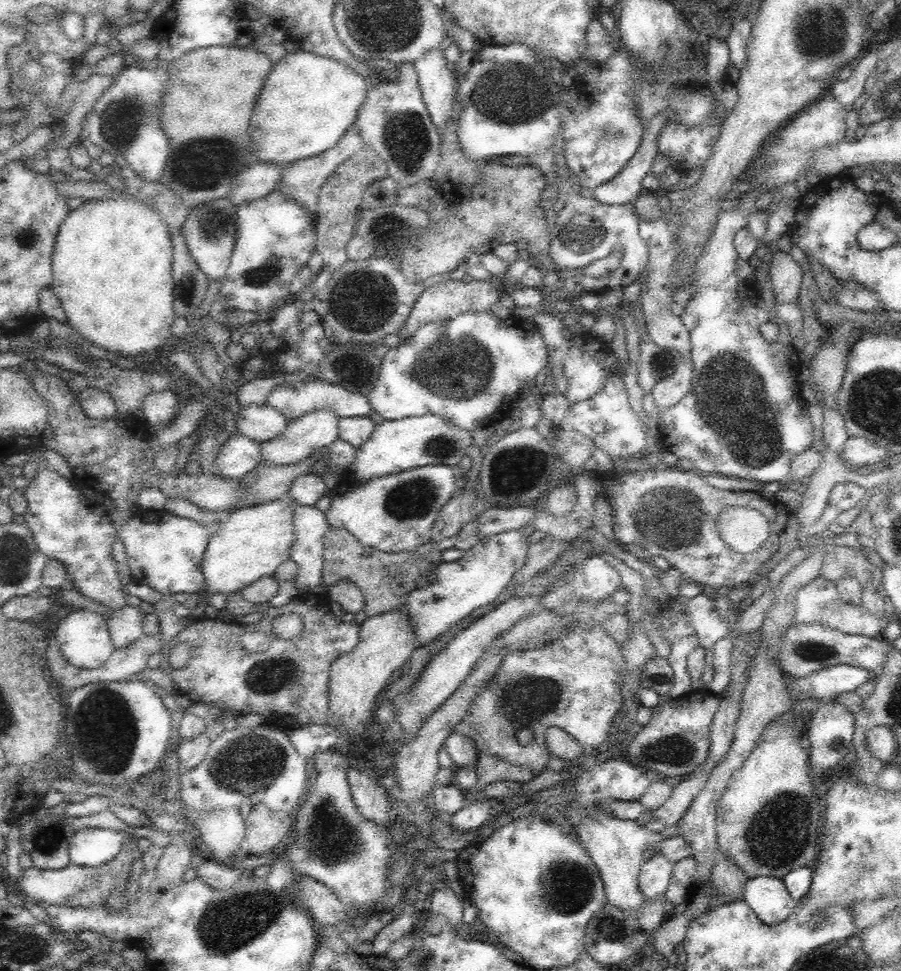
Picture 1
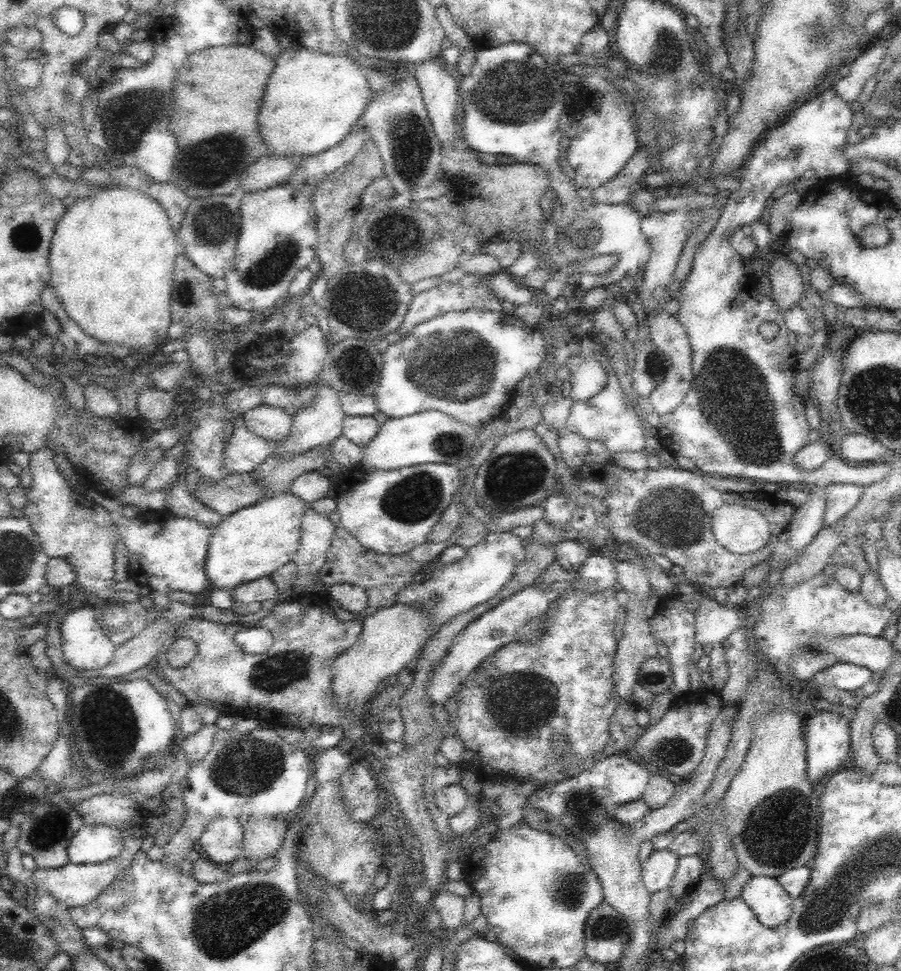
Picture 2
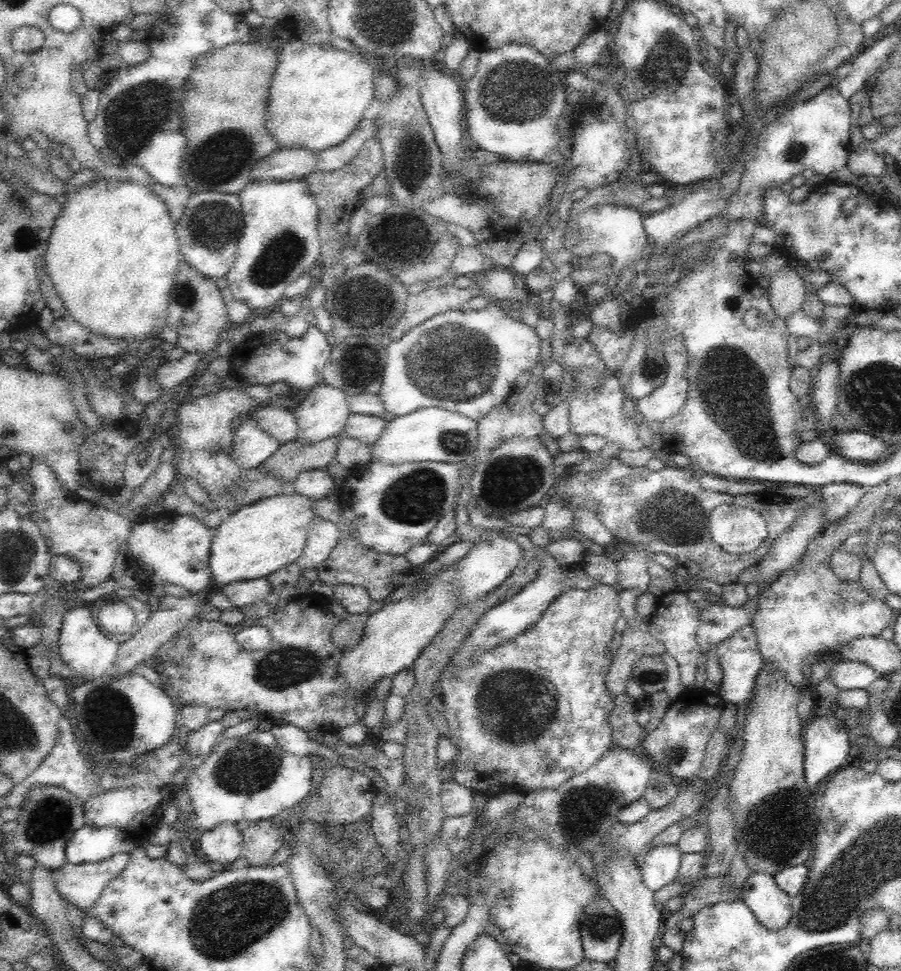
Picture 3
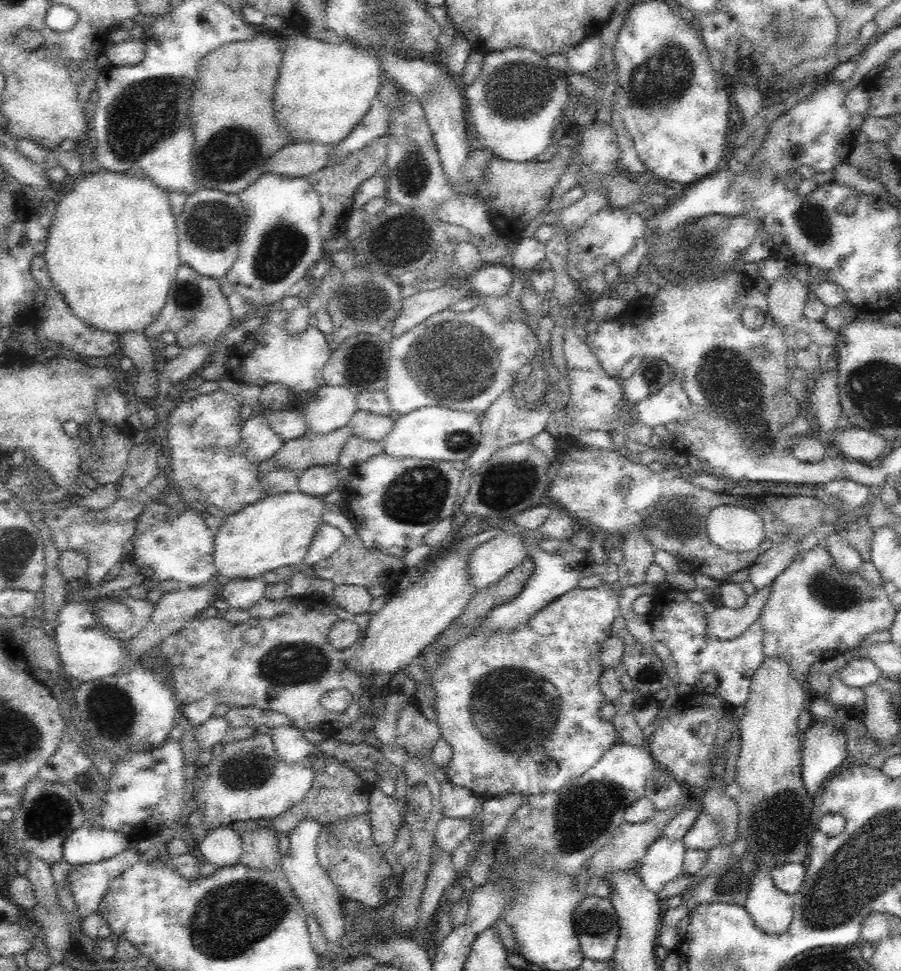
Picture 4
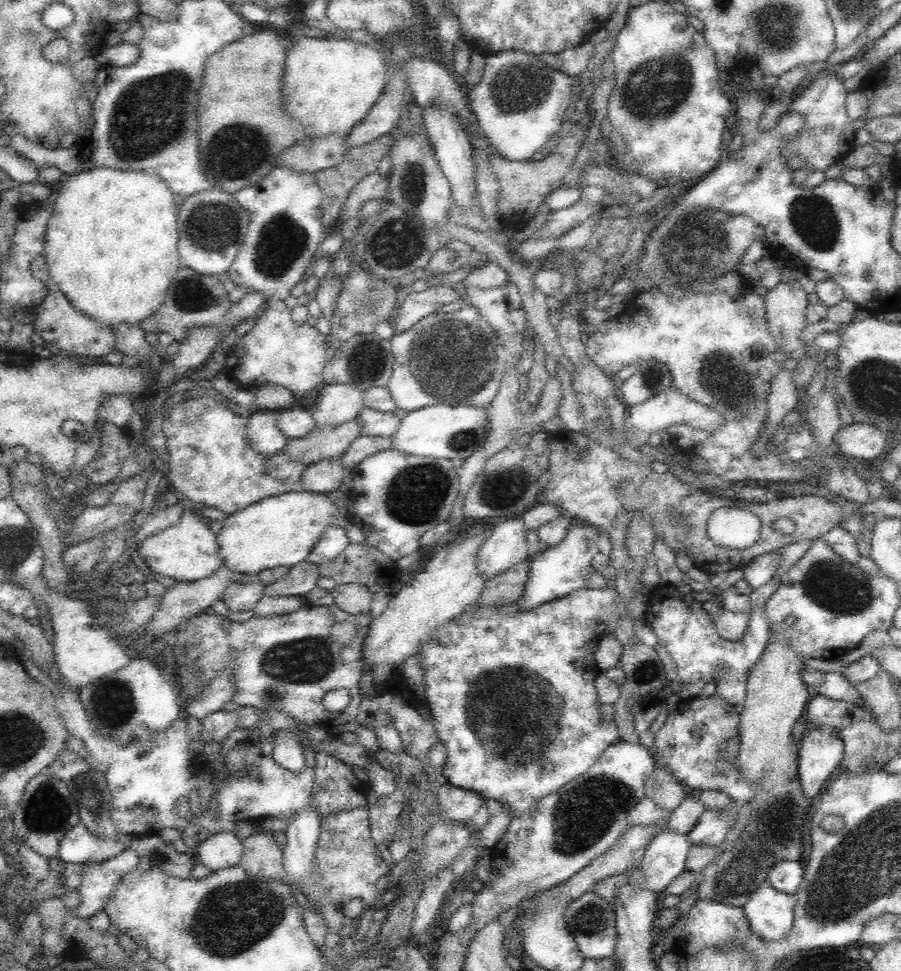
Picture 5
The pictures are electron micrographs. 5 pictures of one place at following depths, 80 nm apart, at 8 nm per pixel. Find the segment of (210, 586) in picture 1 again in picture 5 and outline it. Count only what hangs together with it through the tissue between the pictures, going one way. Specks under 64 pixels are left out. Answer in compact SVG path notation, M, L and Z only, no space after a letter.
M339 459L308 464L301 479L305 491L268 497L228 515L217 534L222 567L232 572L258 574L267 568L291 567L306 560L320 534L333 525L334 516L344 512L344 506L336 506L330 500L334 490L343 484L344 469Z

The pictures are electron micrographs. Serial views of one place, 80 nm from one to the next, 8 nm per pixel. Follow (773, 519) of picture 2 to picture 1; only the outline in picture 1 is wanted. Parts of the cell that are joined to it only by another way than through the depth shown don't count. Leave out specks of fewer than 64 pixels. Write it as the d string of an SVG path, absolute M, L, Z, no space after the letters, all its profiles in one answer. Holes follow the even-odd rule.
M649 466L641 473L625 473L615 470L605 475L596 475L596 487L600 496L614 503L614 540L621 546L637 544L646 549L654 558L660 555L670 566L682 573L685 582L700 583L707 591L716 588L740 588L750 586L758 579L758 570L764 562L770 560L774 552L781 550L780 535L785 529L793 512L782 502L774 504L760 496L760 492L730 492L716 490L708 486L706 480L698 474L682 470L664 470L664 466ZM730 506L744 506L758 510L770 526L770 535L756 552L740 554L734 552L721 538L718 518L722 510Z

